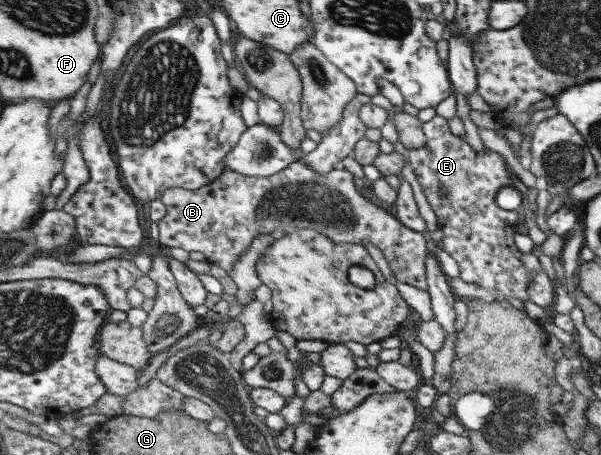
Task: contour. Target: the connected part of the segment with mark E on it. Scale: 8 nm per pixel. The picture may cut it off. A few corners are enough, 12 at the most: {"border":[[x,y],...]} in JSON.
{"border":[[448,118],[410,165],[465,282],[529,300],[503,156]]}

